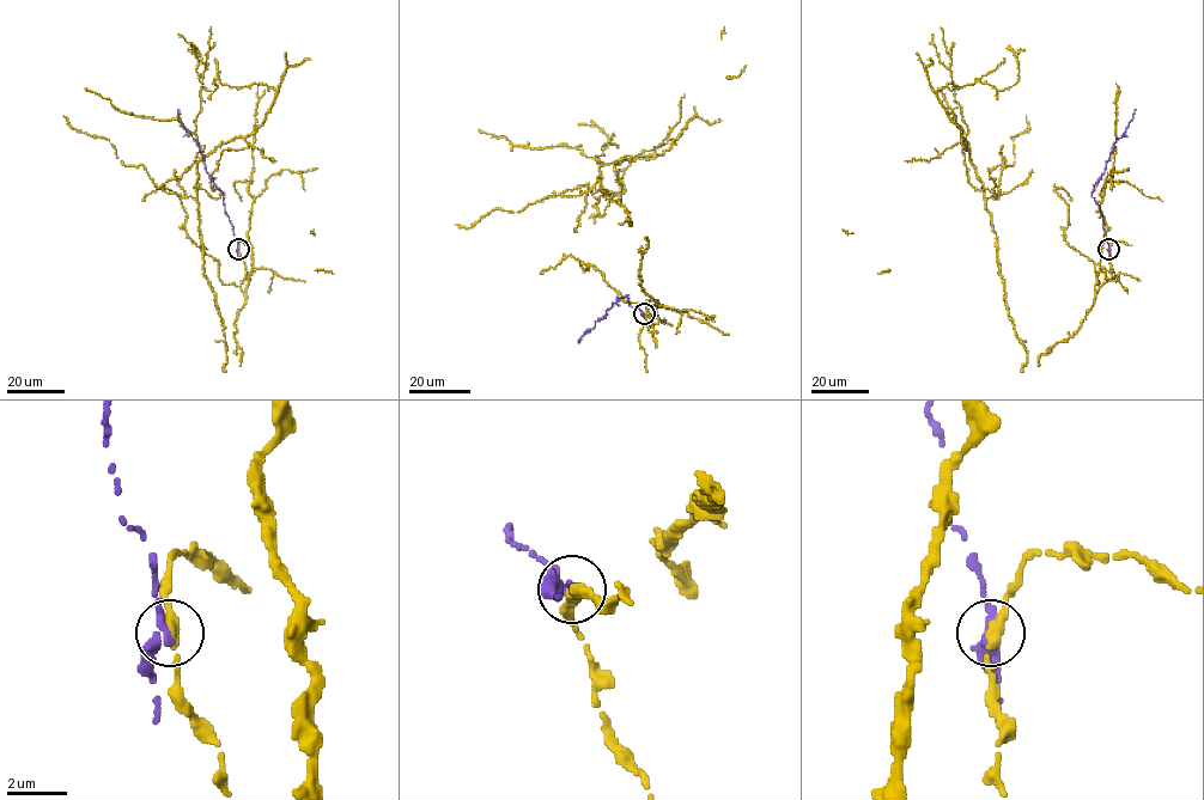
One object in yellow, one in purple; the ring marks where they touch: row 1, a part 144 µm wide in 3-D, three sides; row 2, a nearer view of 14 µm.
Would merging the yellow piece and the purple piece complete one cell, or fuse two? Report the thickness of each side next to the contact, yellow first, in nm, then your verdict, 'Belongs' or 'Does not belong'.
Thickness 320 nm (yellow) against 260 nm. Does not belong

